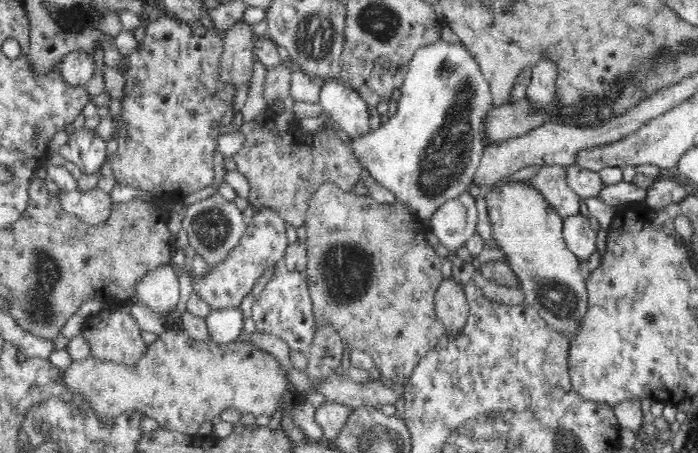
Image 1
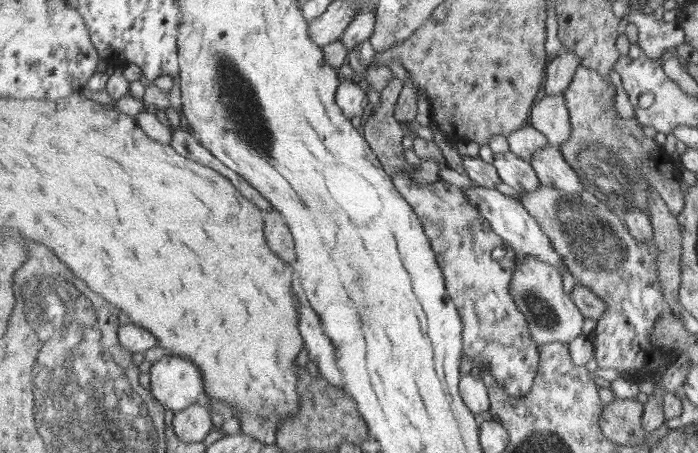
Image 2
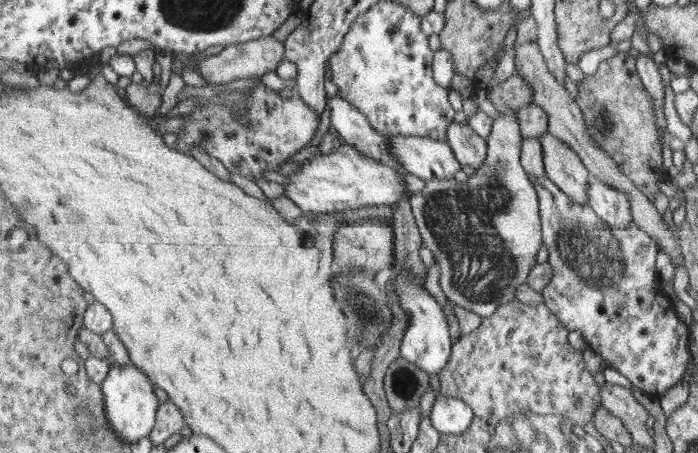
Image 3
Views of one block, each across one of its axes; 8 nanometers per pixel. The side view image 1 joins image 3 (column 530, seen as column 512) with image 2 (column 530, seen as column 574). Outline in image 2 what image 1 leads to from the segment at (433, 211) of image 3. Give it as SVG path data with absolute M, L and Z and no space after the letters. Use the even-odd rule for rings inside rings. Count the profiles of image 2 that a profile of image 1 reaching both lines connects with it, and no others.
M523 254L522 265L515 266L513 281L511 281L510 291L527 317L530 324L530 331L540 345L549 343L573 342L577 336L583 332L584 314L571 299L571 295L565 294L563 288L563 276L559 269L538 259L534 254Z

